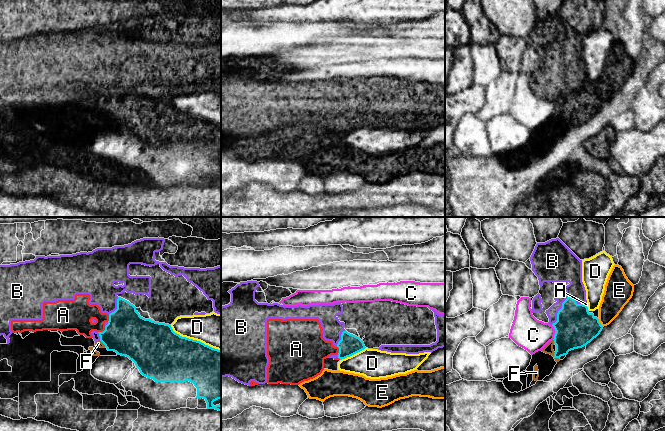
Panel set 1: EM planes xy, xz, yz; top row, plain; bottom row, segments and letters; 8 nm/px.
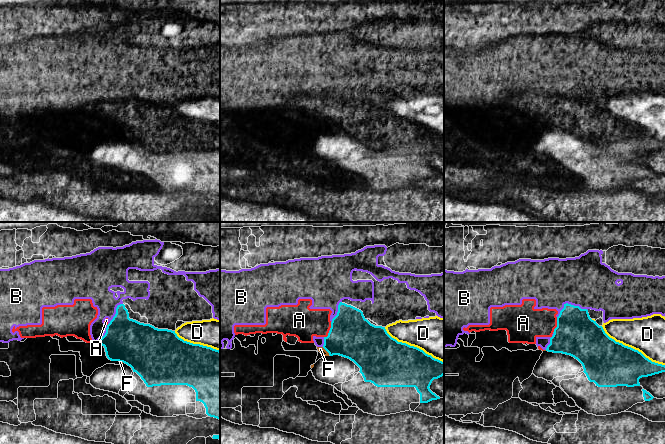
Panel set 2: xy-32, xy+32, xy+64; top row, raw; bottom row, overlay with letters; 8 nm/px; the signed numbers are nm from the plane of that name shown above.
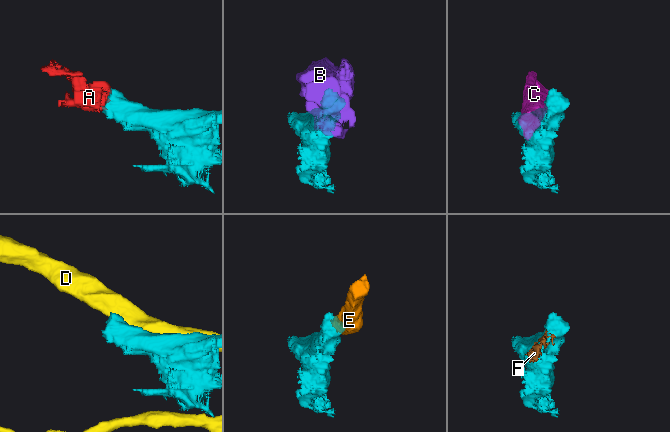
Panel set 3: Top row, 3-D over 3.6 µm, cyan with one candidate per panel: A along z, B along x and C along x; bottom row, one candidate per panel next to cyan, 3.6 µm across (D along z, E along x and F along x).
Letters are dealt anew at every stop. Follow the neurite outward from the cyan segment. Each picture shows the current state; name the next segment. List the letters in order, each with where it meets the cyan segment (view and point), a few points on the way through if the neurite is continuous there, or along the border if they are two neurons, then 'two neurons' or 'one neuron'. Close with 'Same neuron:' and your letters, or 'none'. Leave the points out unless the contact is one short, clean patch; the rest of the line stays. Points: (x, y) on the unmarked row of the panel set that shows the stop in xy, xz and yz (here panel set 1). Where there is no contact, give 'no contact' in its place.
A: xy (103, 107) | one neuron
B: yz (562, 79) | two neurons
C: yz (555, 108) | two neurons
D: xy (194, 116) | two neurons
E: yz (600, 99) | along yz (598, 95), (603, 102) | two neurons
F: yz (554, 132) | along yz (554, 128), (554, 132), (558, 134) | two neurons
Same neuron: A

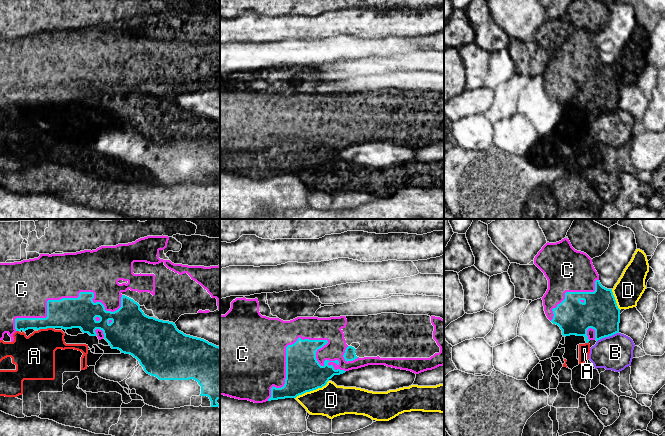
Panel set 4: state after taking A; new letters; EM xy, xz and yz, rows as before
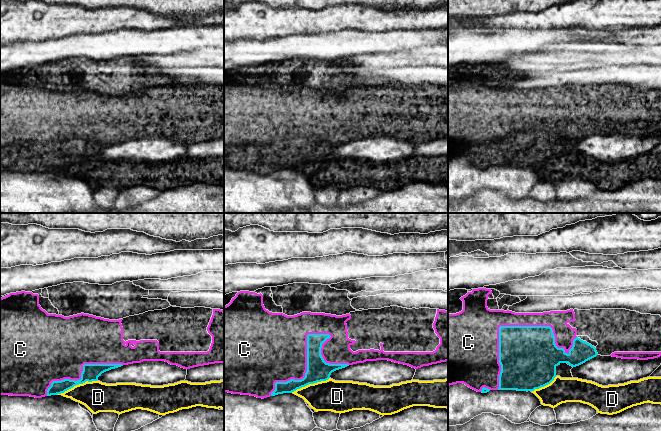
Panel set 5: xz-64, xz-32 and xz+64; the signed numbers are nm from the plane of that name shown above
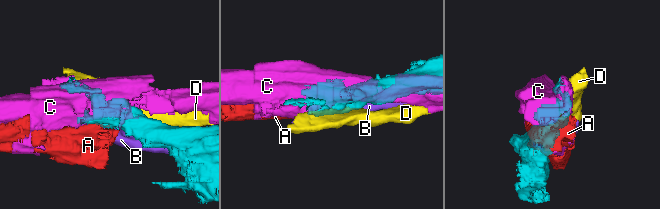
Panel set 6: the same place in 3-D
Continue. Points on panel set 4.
A: xy (45, 104) | two neurons
B: yz (607, 112) | two neurons
C: xz (286, 134) | two neurons
D: xz (312, 166) | two neurons
Same neuron: none

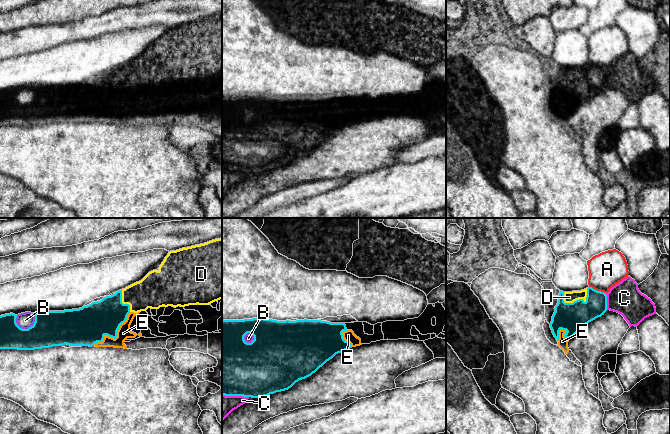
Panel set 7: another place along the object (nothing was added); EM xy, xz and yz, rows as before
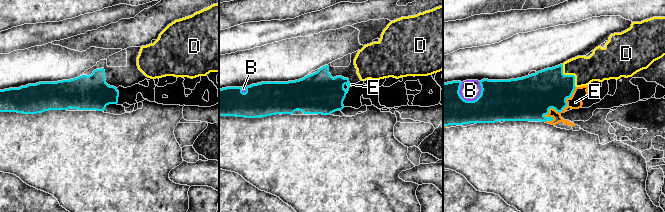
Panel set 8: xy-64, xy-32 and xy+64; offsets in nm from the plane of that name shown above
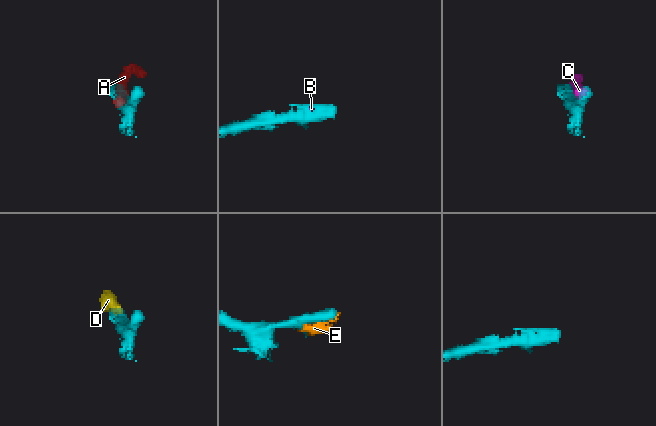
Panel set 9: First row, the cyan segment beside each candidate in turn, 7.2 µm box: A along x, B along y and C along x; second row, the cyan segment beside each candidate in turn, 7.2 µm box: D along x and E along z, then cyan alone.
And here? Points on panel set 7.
A: yz (596, 66) | two neurons
B: xy (29, 103) | along xy (35, 89), (35, 97), (27, 104), (20, 104), (16, 100) | two neurons
C: yz (606, 77) | two neurons
D: yz (579, 75) | across yz (571, 93), (579, 75), (571, 75), (569, 73) | one neuron
E: xy (115, 113) | two neurons
Same neuron: D

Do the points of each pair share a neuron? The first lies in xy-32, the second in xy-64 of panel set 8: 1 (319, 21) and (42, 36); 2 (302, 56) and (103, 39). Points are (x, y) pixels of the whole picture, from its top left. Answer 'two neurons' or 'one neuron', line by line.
1: one neuron
2: two neurons

